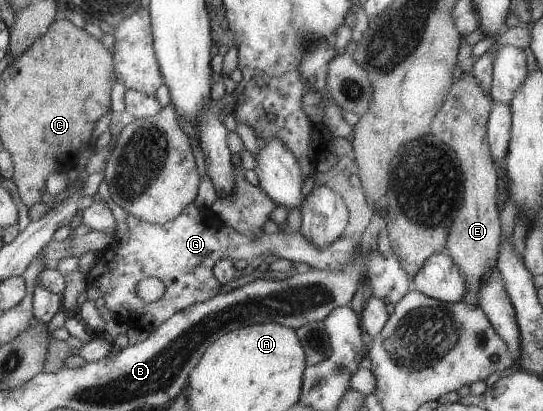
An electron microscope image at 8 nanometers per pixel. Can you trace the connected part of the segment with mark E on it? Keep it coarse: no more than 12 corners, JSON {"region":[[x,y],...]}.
{"region":[[470,72],[430,122],[456,154],[464,199],[444,252],[476,292],[501,241],[496,163],[485,125],[492,99]]}

